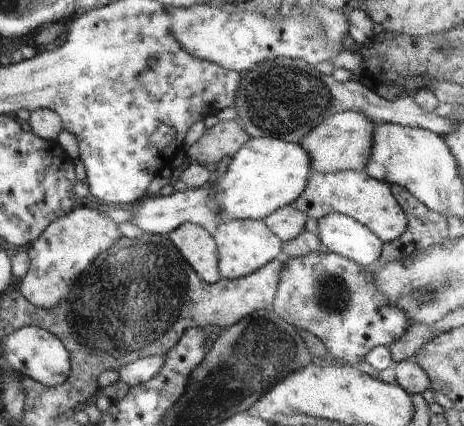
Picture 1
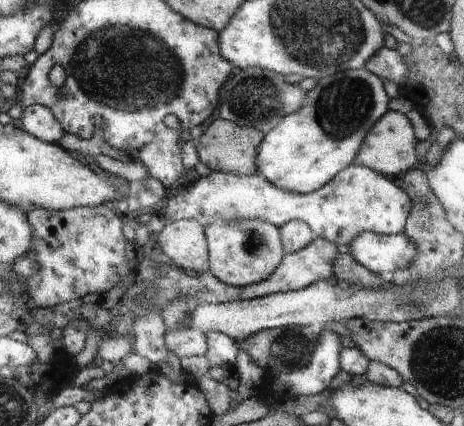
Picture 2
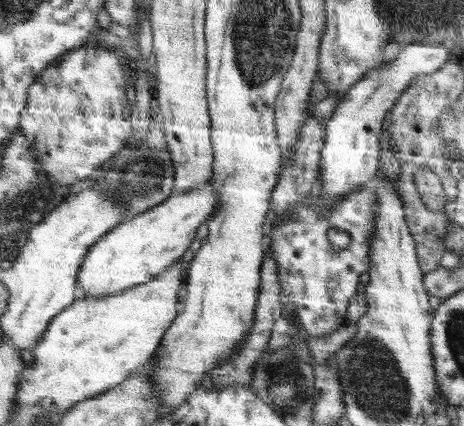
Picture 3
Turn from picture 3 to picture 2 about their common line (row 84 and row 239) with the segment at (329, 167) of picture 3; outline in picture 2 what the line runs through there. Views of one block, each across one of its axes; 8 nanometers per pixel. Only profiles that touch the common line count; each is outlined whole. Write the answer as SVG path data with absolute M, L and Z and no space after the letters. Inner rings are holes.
M365 232L349 248L357 262L367 266L375 276L383 278L409 266L415 256L415 244L409 242L403 232L395 236Z

